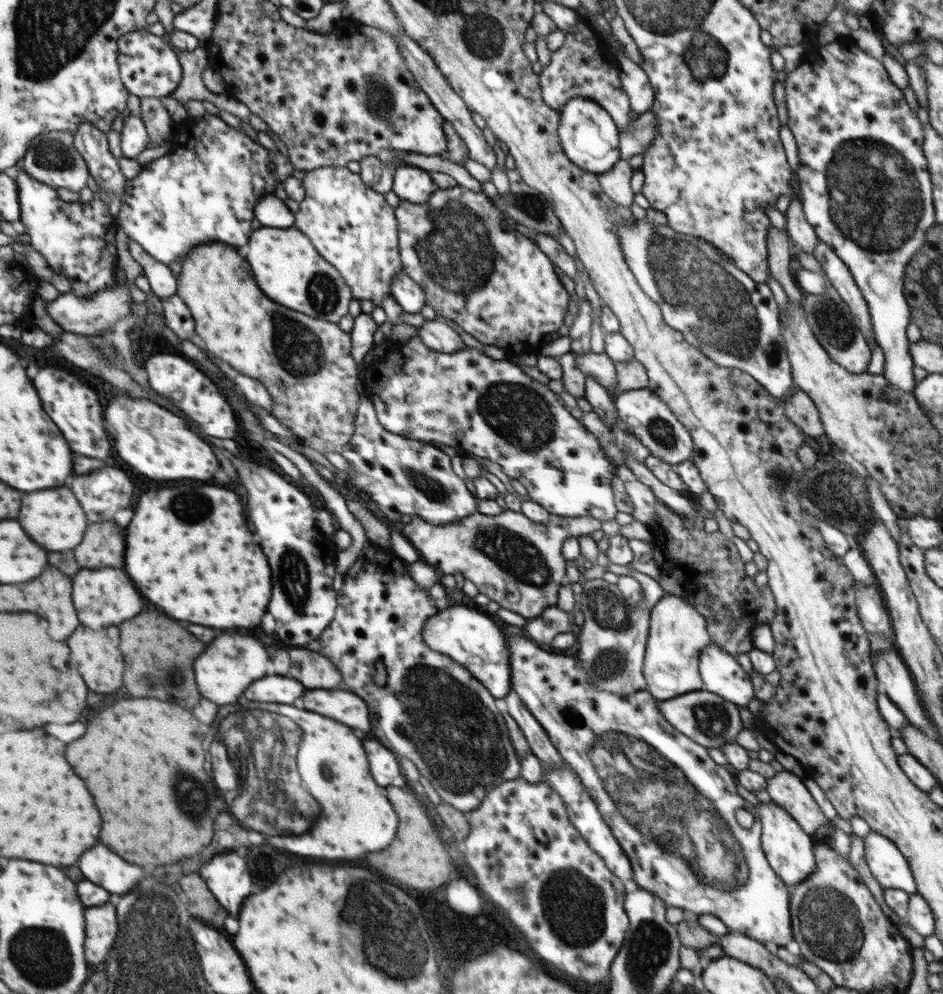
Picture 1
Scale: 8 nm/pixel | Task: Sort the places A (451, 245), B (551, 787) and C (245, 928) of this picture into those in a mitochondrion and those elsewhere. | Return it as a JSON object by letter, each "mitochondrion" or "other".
{"A":"mitochondrion","B":"other","C":"other"}

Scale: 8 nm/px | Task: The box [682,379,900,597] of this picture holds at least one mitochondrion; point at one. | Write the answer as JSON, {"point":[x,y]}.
{"point":[834,490]}

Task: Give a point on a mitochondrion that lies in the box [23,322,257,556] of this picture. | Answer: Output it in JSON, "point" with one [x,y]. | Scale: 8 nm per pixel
{"point":[189,508]}

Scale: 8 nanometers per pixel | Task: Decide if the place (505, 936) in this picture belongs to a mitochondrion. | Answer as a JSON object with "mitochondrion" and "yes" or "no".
{"mitochondrion":"no"}

